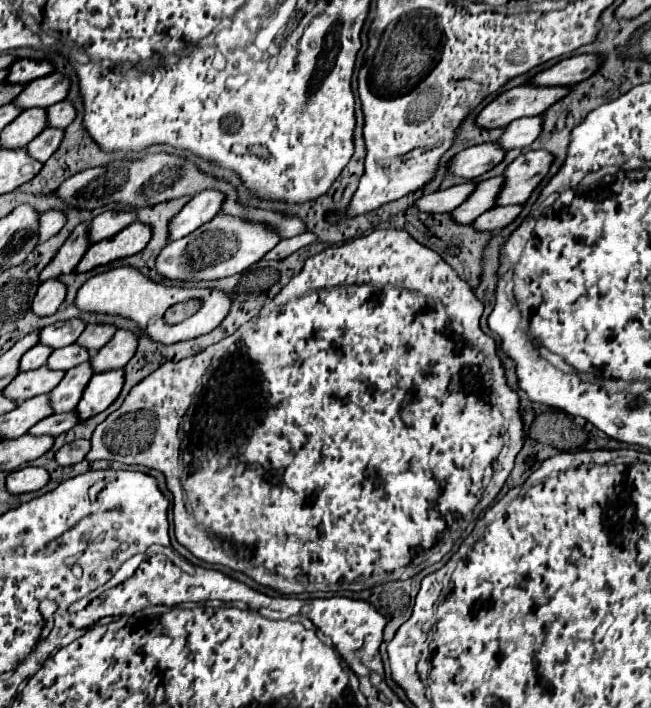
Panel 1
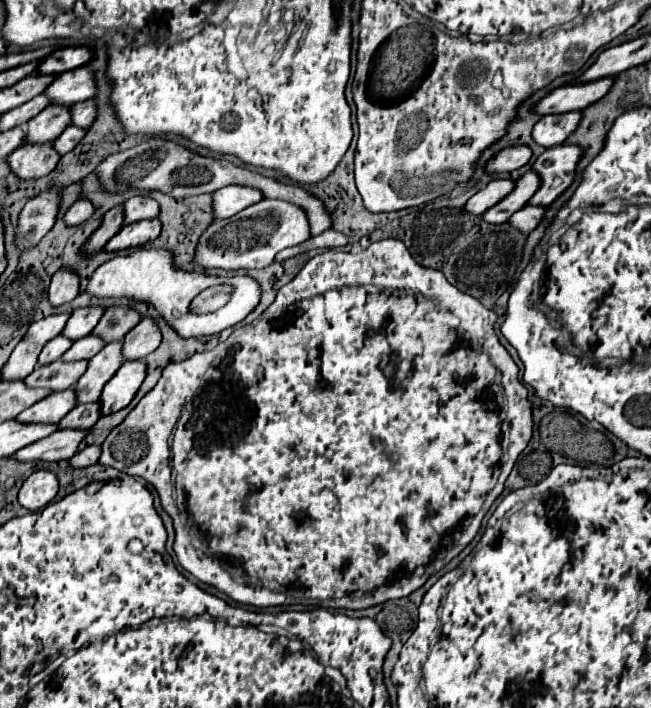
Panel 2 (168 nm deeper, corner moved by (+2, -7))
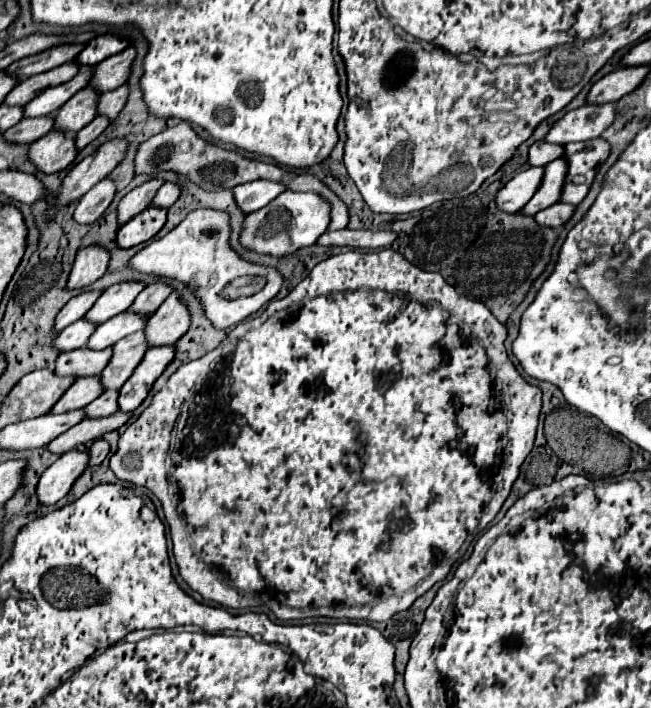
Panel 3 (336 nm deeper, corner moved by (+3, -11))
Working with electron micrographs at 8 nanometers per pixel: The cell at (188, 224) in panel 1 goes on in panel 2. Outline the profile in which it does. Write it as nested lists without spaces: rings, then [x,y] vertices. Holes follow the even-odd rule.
[[[224,186],[212,194],[212,218],[224,220],[262,200],[262,194],[246,186]]]

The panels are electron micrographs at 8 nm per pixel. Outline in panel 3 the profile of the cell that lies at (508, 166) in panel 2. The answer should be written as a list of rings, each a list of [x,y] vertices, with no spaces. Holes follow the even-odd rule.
[[[545,140],[535,142],[529,148],[529,164],[531,166],[545,166],[545,164],[549,164],[549,160],[561,158],[561,152],[565,152],[563,144],[549,144]]]

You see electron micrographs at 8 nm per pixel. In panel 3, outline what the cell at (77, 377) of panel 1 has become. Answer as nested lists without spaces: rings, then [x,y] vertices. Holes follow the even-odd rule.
[[[143,330],[121,338],[113,346],[113,360],[101,372],[103,386],[119,390],[121,384],[125,384],[125,380],[129,380],[129,376],[133,374],[133,368],[137,368],[137,364],[143,360],[147,348],[149,342]]]

